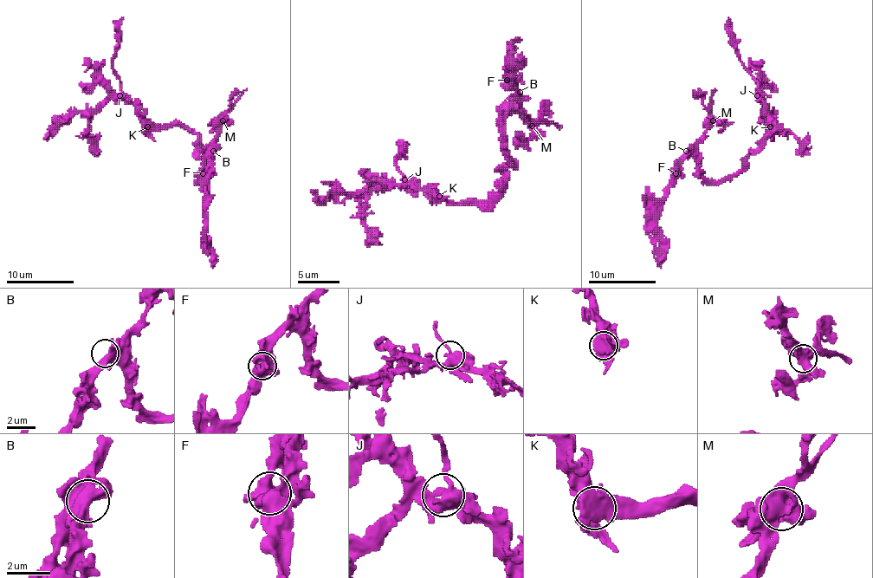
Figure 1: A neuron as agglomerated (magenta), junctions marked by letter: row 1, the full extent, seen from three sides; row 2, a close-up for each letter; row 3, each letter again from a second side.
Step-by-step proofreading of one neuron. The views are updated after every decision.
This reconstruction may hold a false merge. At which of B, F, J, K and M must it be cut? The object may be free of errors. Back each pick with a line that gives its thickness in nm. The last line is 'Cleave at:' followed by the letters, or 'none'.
Cleave at: none

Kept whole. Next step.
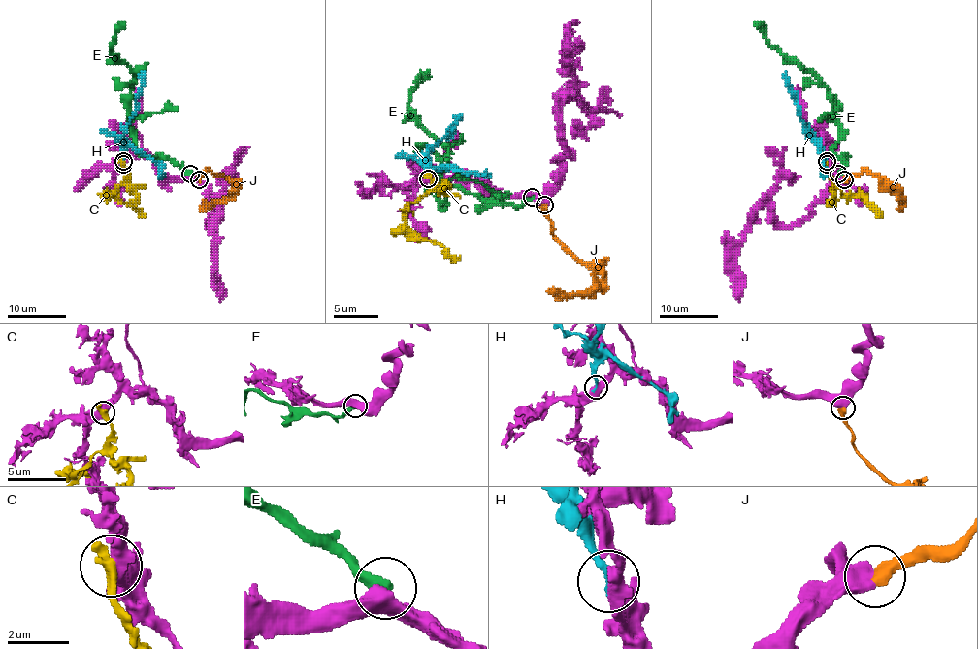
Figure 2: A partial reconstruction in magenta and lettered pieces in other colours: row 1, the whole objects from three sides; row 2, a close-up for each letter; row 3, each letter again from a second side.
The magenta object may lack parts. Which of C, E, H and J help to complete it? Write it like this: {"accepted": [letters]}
{"accepted": ["J"]}

